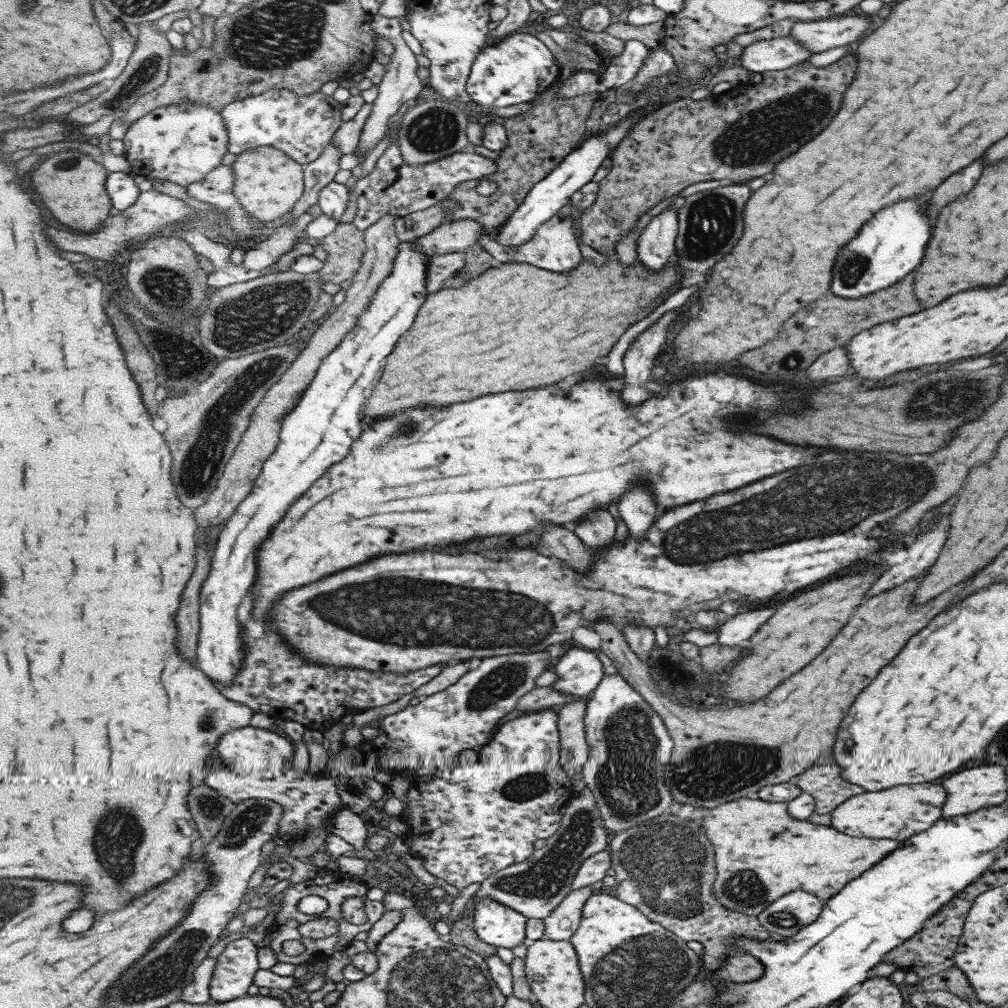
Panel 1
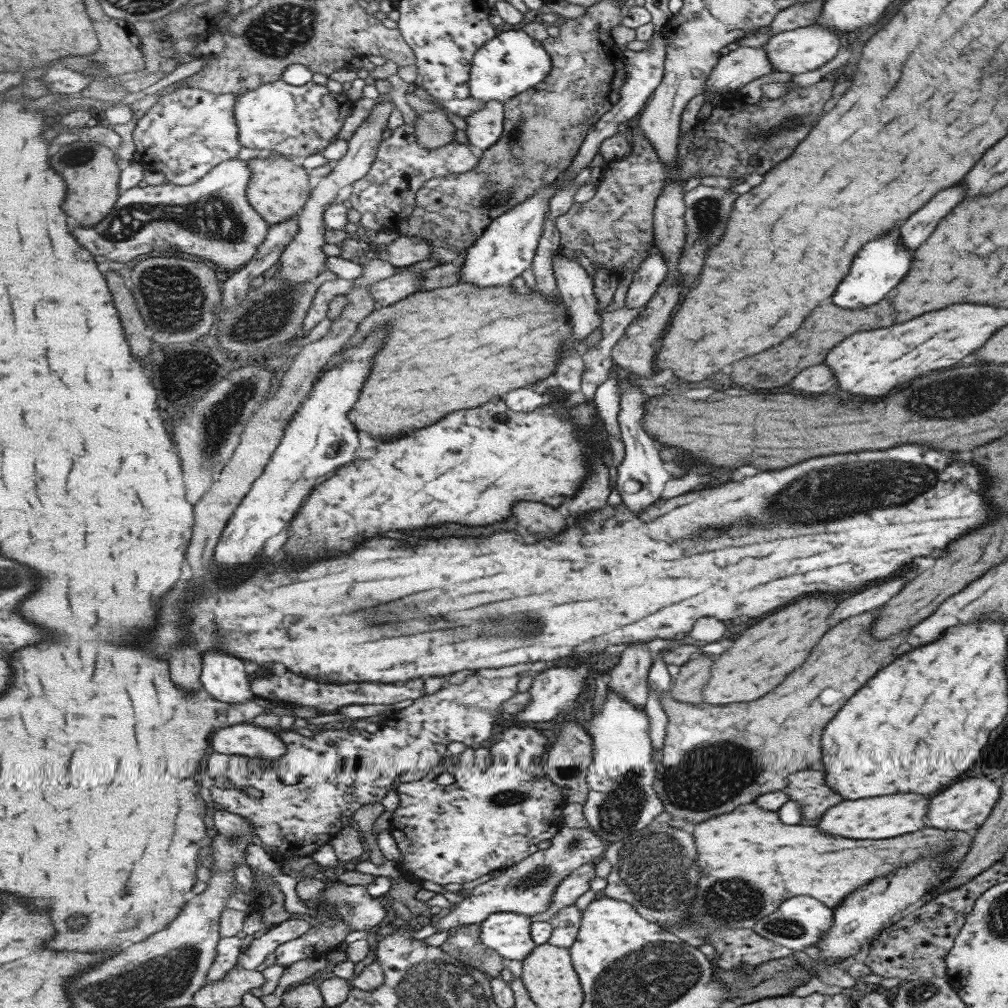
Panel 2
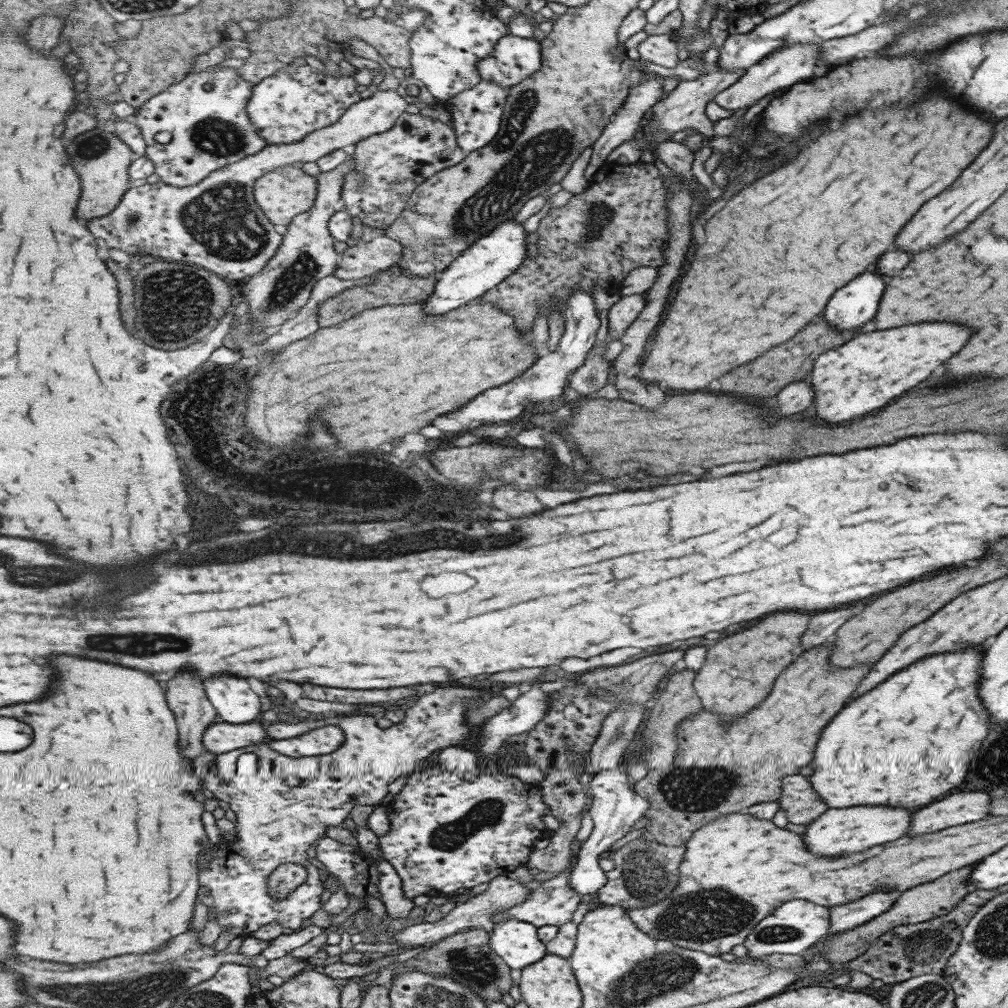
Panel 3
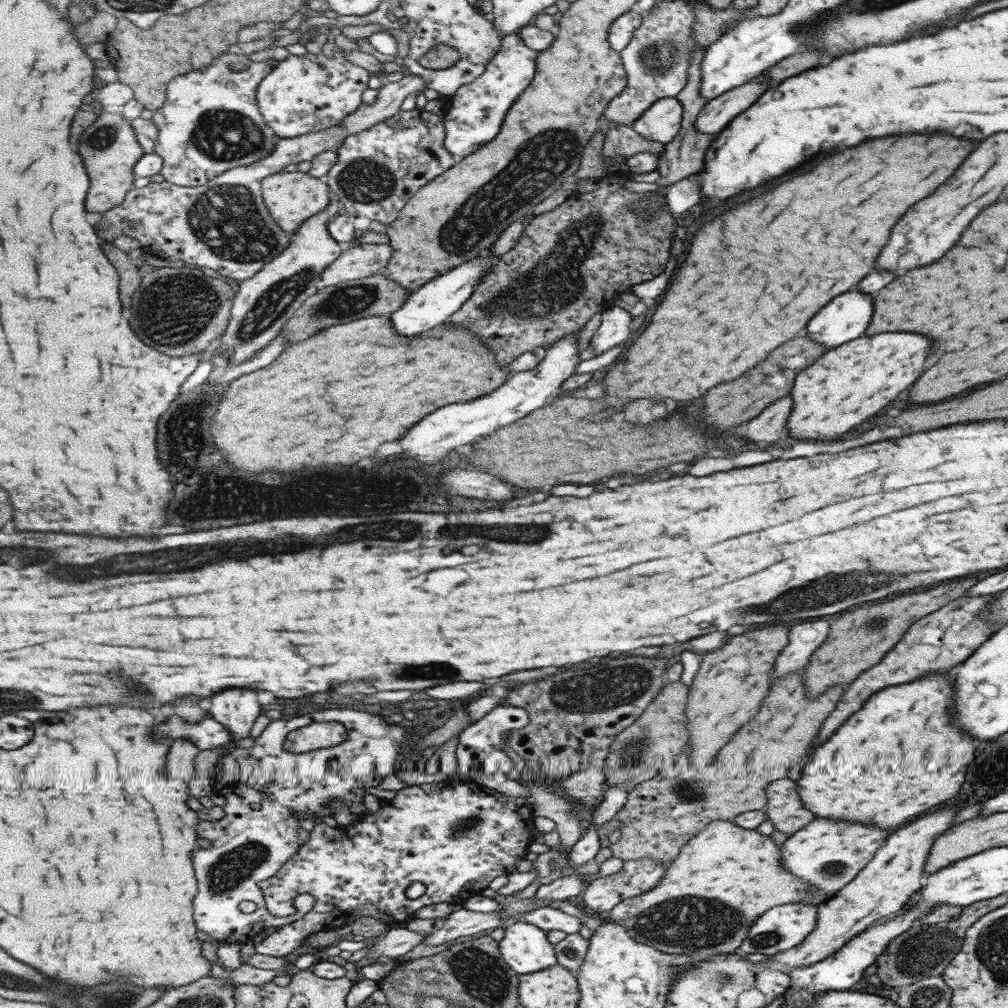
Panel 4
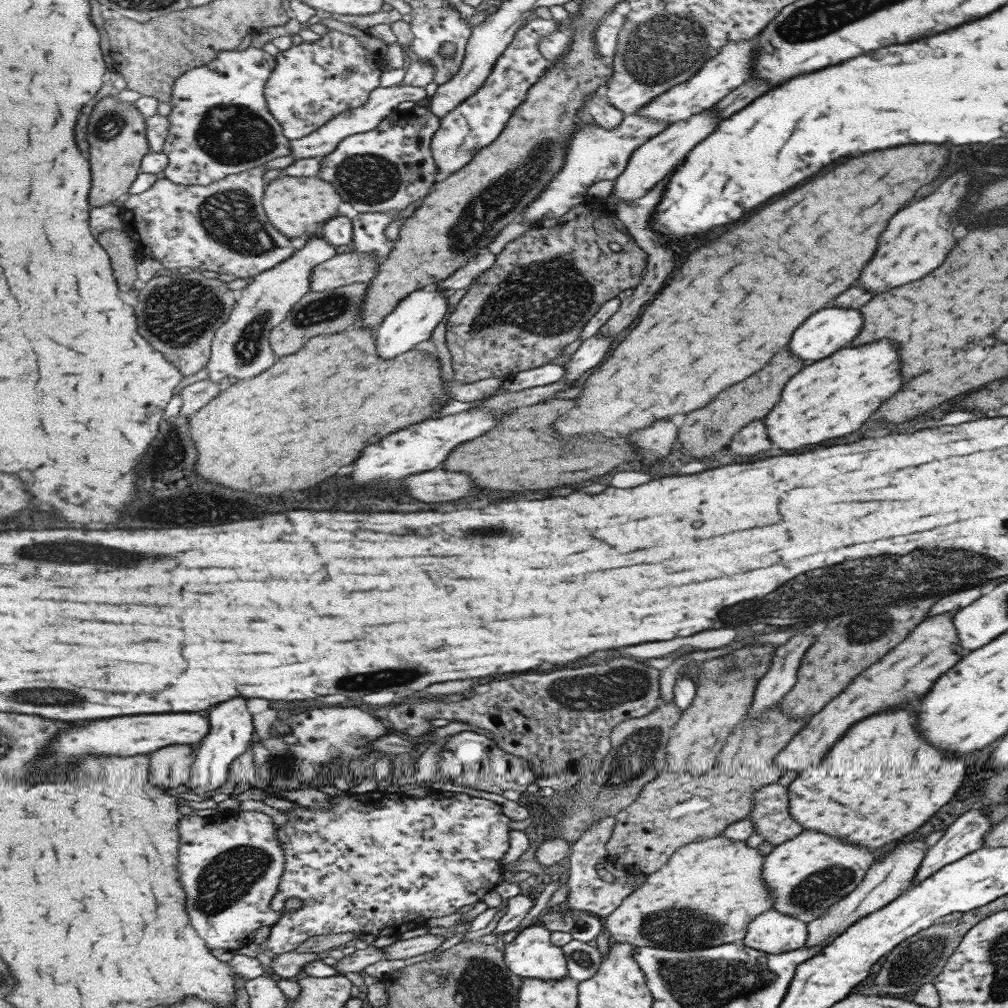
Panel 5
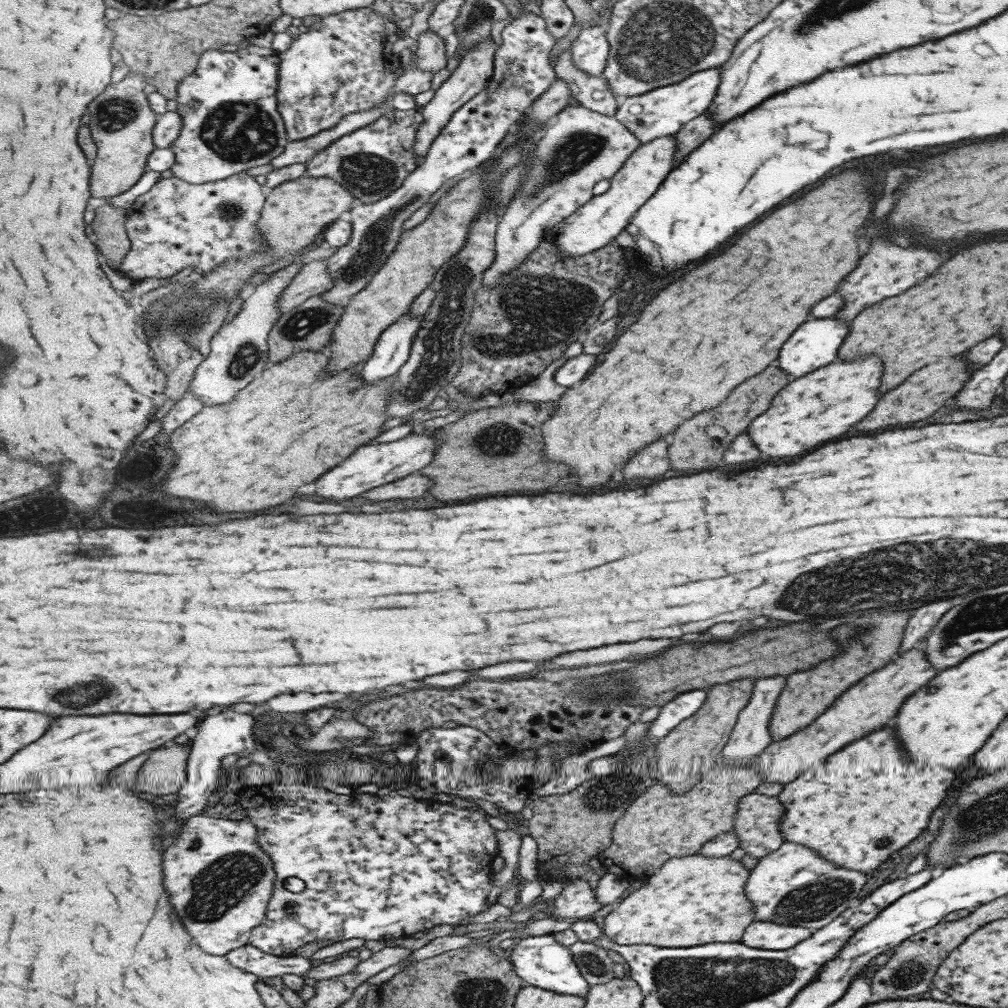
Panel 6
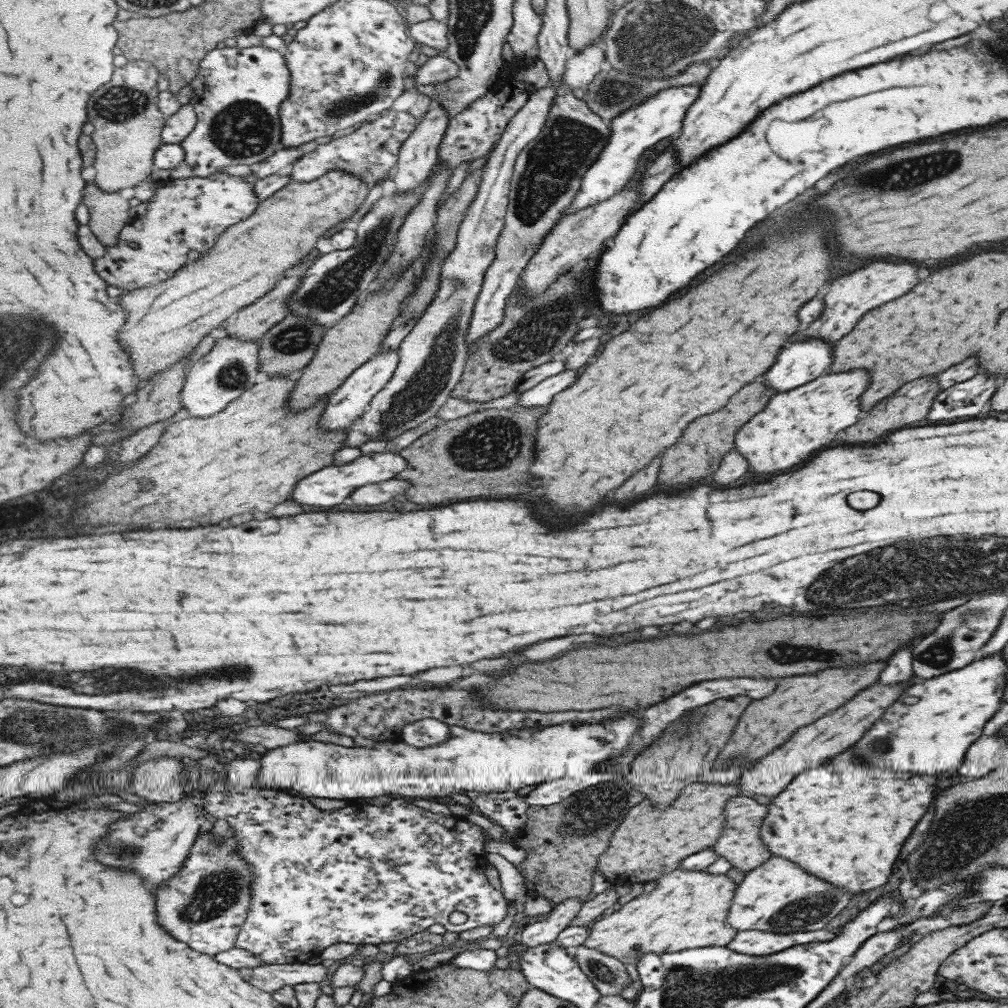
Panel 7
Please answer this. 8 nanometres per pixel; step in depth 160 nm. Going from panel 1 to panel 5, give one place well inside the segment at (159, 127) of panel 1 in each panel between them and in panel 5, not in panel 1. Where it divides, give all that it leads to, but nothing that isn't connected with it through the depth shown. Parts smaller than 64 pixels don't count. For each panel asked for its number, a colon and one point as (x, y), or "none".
2: (185, 134)
3: (206, 113)
4: (211, 122)
5: (221, 124)

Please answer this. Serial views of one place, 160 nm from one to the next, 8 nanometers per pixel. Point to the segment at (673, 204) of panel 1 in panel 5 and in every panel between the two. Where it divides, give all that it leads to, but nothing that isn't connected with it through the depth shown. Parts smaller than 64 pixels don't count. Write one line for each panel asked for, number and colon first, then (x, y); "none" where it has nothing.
2: (645, 280)
3: (623, 310)
4: (615, 328)
5: (593, 351)

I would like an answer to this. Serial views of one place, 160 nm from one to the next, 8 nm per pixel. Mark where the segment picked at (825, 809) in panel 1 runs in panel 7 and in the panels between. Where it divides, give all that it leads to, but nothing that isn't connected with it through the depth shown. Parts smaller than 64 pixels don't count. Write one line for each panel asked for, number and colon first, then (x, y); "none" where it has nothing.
2: (807, 787)
3: (801, 804)
4: (784, 809)
5: (769, 814)
6: (756, 824)
7: (739, 843)

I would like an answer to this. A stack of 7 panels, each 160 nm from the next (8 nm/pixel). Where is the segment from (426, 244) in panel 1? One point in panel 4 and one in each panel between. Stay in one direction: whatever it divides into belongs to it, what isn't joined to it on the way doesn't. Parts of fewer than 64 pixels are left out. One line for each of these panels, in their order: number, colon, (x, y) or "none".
2: (406, 250)
3: (383, 252)
4: (360, 261)

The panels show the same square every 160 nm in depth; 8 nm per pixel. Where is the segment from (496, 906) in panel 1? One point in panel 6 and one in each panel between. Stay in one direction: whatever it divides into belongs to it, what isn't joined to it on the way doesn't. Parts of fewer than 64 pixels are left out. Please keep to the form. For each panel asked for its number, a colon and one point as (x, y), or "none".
2: (510, 934)
3: (518, 942)
4: (525, 947)
5: (532, 954)
6: (541, 961)

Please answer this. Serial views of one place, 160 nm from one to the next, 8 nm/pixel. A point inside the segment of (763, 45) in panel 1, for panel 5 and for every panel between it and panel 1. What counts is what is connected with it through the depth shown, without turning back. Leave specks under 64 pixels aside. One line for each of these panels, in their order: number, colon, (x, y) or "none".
2: (732, 71)
3: (683, 107)
4: (660, 122)
5: (596, 155)

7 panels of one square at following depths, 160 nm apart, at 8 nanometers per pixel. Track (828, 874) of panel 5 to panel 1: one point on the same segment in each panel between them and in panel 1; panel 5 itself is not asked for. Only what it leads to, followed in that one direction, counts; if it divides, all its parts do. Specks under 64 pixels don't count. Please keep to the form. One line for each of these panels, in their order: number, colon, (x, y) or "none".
1: (895, 813)
2: (886, 816)
3: (838, 831)
4: (827, 854)

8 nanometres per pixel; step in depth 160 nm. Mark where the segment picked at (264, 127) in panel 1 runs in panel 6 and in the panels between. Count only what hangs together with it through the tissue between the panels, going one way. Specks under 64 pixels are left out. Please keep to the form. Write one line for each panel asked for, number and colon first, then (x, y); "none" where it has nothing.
2: (302, 120)
3: (286, 107)
4: (305, 94)
5: (313, 82)
6: (345, 63)

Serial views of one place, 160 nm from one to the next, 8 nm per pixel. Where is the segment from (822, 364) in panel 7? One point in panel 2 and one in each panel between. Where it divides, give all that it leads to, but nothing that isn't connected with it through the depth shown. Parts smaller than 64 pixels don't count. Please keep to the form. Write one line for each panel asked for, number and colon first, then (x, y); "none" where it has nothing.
2: (880, 264)
3: (851, 307)
4: (845, 318)
5: (825, 332)
6: (815, 344)

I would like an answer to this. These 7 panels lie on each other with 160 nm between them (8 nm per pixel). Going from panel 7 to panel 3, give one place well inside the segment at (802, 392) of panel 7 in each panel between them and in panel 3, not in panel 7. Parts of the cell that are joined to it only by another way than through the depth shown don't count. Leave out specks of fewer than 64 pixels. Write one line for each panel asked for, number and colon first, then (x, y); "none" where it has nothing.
3: (862, 374)
4: (874, 369)
5: (831, 397)
6: (809, 410)

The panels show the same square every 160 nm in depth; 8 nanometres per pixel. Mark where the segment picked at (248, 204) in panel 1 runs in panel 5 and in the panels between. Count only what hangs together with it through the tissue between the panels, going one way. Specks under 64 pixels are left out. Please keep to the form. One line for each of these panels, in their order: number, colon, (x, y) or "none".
2: (279, 188)
3: (288, 192)
4: (294, 197)
5: (293, 203)

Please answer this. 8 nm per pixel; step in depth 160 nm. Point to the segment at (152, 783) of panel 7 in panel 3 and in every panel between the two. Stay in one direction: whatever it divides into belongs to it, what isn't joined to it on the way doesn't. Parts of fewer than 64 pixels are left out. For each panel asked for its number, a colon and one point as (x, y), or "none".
3: (187, 697)
4: (181, 763)
5: (171, 767)
6: (165, 771)

